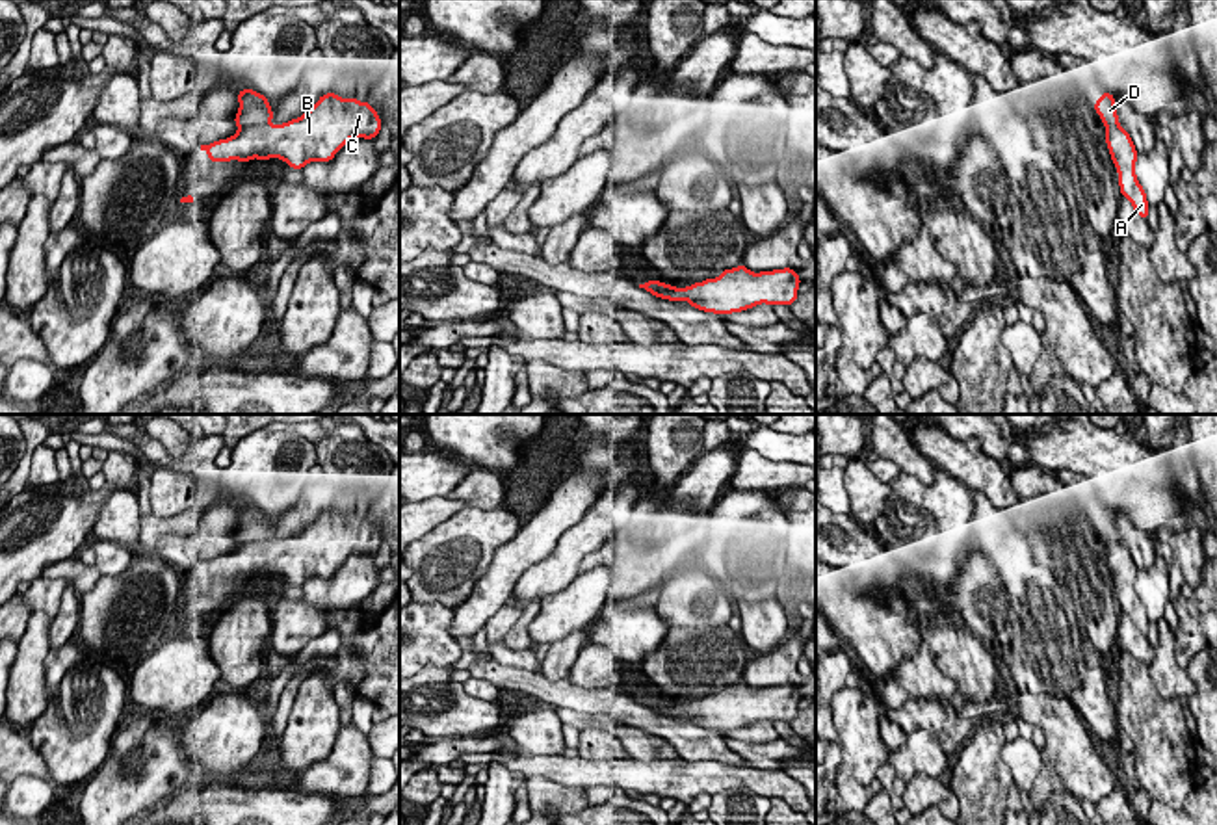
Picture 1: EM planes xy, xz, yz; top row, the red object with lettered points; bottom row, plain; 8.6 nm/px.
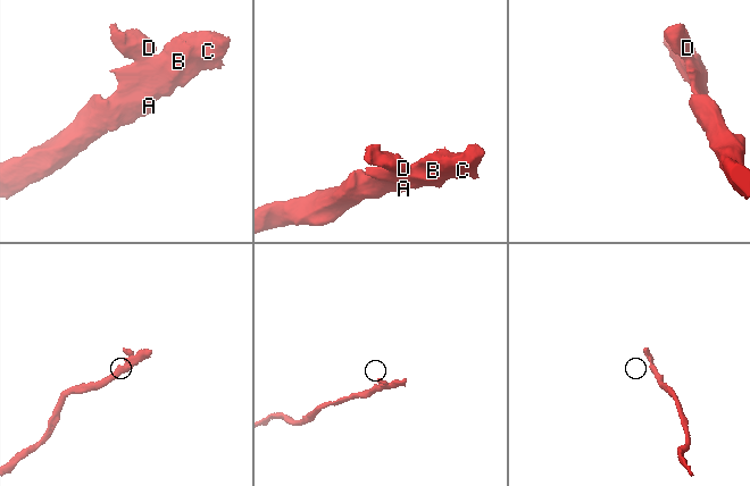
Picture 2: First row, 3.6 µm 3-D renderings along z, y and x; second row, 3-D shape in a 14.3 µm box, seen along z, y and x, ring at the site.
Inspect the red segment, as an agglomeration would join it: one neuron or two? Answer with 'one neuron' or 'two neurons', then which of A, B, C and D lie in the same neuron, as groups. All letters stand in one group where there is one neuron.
two neurons; groups A B C / D

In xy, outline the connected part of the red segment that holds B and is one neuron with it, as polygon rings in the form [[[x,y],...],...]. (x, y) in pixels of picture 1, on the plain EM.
[[[327,509],[297,535],[245,543],[232,554],[201,561],[201,567],[208,569],[208,578],[281,574],[292,585],[303,585],[314,576],[331,578],[351,554],[377,554],[381,543],[370,518]]]

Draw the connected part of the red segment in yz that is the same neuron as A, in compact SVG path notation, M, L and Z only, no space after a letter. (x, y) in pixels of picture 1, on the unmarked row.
M1107 541L1106 559L1119 589L1120 611L1124 611L1133 626L1146 635L1148 617L1135 591L1137 565L1133 563L1130 550L1120 541Z

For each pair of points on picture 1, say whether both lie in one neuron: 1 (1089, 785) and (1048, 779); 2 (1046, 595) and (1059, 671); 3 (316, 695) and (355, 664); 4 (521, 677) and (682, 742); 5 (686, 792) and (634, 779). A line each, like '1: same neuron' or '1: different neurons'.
1: different neurons
2: same neuron
3: different neurons
4: same neuron
5: same neuron

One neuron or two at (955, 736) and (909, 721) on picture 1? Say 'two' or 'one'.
one

